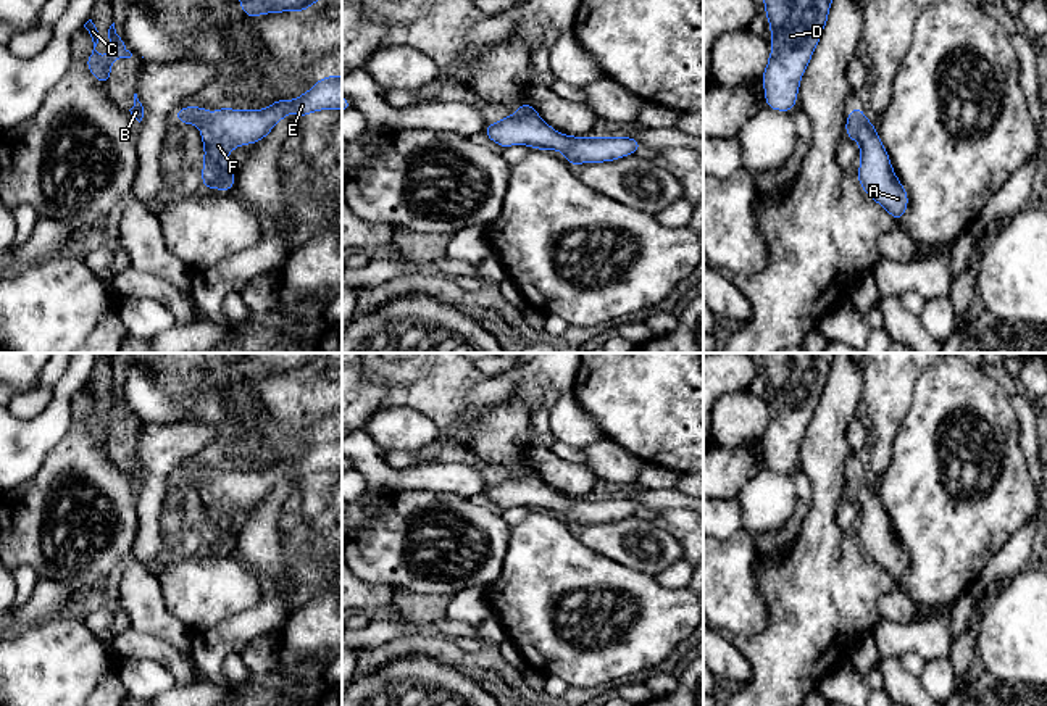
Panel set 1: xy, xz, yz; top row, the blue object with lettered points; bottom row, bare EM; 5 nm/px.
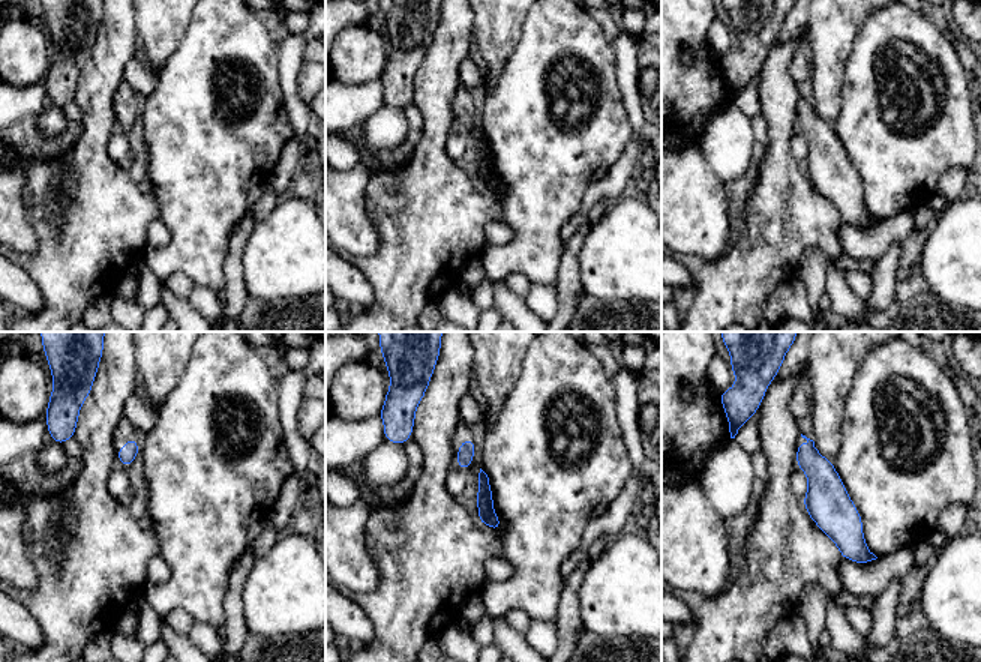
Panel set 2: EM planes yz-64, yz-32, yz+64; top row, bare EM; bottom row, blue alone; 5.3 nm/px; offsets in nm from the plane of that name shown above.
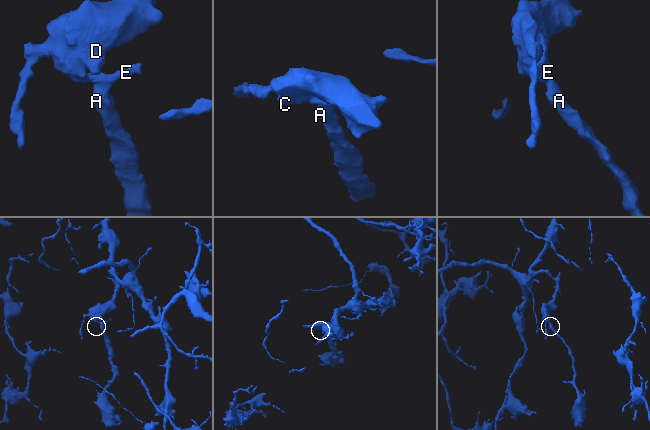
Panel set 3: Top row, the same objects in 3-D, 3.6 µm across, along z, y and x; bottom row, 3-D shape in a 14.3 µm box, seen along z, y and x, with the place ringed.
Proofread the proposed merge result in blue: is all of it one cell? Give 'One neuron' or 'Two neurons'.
One neuron

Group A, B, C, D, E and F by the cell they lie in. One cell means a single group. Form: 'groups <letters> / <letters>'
groups A B C D E F

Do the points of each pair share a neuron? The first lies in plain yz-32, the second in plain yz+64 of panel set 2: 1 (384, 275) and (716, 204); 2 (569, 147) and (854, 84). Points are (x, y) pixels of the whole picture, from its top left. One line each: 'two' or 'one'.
1: two
2: one

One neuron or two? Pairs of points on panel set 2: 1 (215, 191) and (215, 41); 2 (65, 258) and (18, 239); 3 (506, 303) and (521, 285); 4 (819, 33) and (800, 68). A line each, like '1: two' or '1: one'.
1: one
2: two
3: two
4: two

